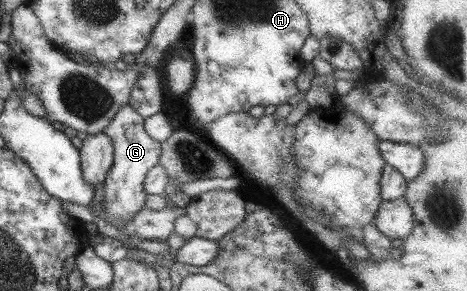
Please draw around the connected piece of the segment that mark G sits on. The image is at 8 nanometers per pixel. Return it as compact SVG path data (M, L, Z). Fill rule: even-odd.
M130 105L123 106L104 130L113 141L114 162L104 181L103 209L105 220L123 230L131 219L145 207L144 181L151 168L159 163L161 143L153 140L144 129L144 118Z

